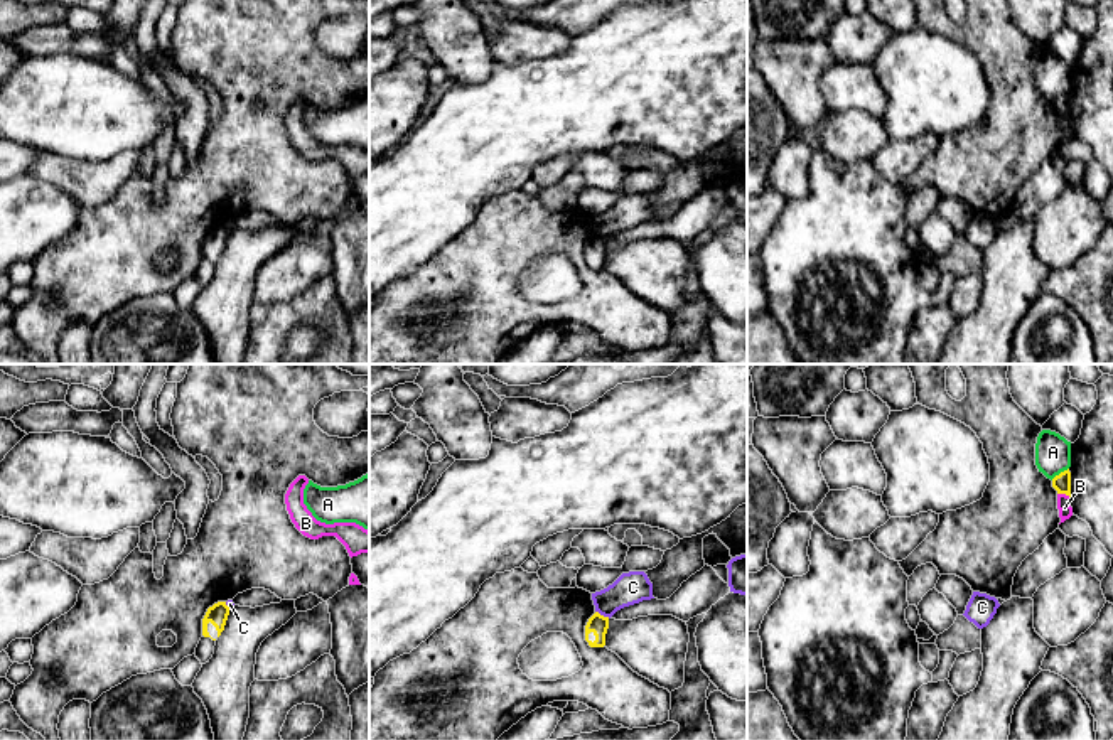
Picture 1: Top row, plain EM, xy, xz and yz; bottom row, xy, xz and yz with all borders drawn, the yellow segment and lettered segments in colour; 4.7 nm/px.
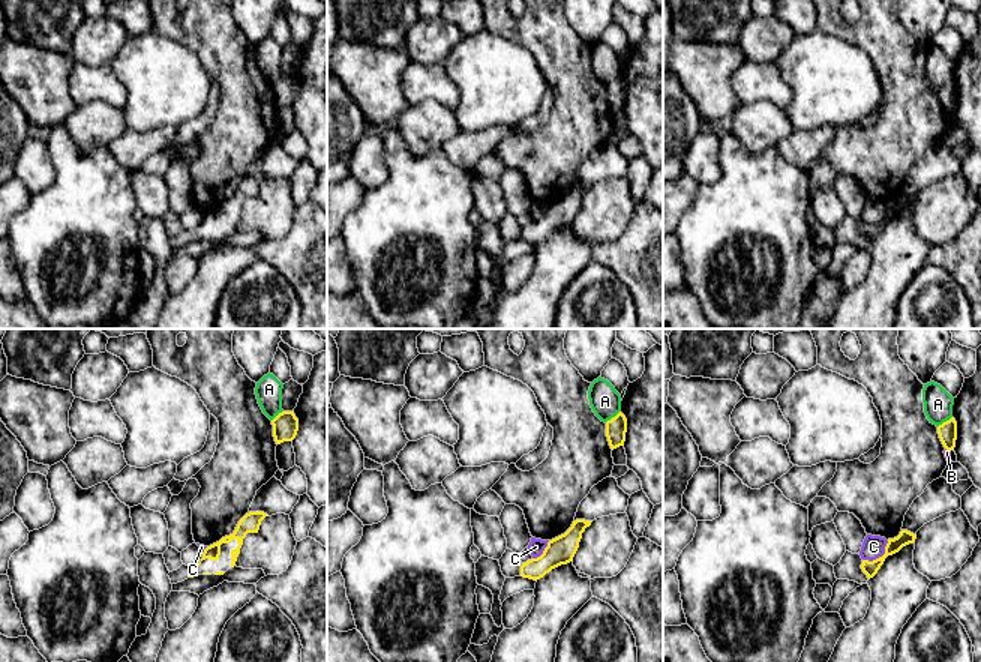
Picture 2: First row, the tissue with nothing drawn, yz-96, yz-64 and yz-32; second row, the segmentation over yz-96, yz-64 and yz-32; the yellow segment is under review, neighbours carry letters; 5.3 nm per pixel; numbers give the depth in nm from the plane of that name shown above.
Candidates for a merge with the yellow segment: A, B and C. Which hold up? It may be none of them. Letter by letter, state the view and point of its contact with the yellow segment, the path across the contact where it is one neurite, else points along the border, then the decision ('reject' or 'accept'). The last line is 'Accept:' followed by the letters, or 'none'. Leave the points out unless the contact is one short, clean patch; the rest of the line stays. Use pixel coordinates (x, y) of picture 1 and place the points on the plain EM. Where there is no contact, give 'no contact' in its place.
A: yz (1061, 95) | along yz (1068, 90), (1051, 101) | reject
B: yz (1064, 115) | along yz (1058, 115), (1064, 115), (1069, 120) | reject
C: xz (602, 238) | along xz (596, 233), (609, 240) | reject
Accept: none

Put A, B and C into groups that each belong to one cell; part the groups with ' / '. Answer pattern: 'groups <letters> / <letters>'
groups A / B / C

